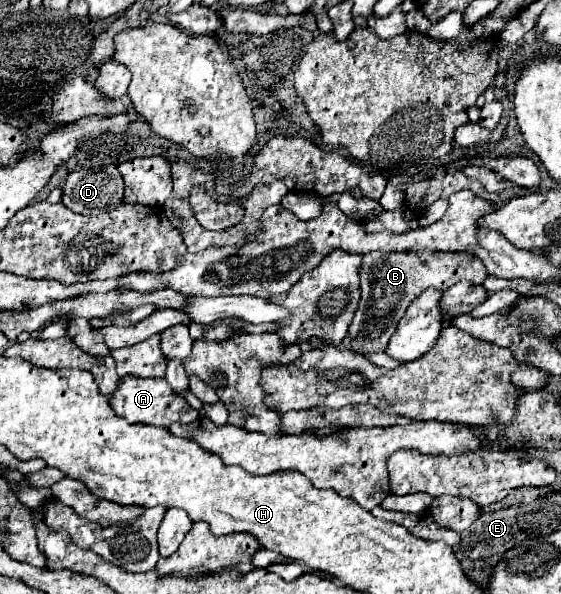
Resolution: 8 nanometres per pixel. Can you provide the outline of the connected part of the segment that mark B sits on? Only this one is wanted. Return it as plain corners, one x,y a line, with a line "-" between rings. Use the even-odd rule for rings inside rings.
371,251
361,263
361,301
355,311
353,323
349,325
349,337
355,353
385,351
399,319
415,297
427,289
445,291
459,281
471,281
481,285
487,277
487,269
477,257
441,253
441,251
-
433,253
437,253
433,257

